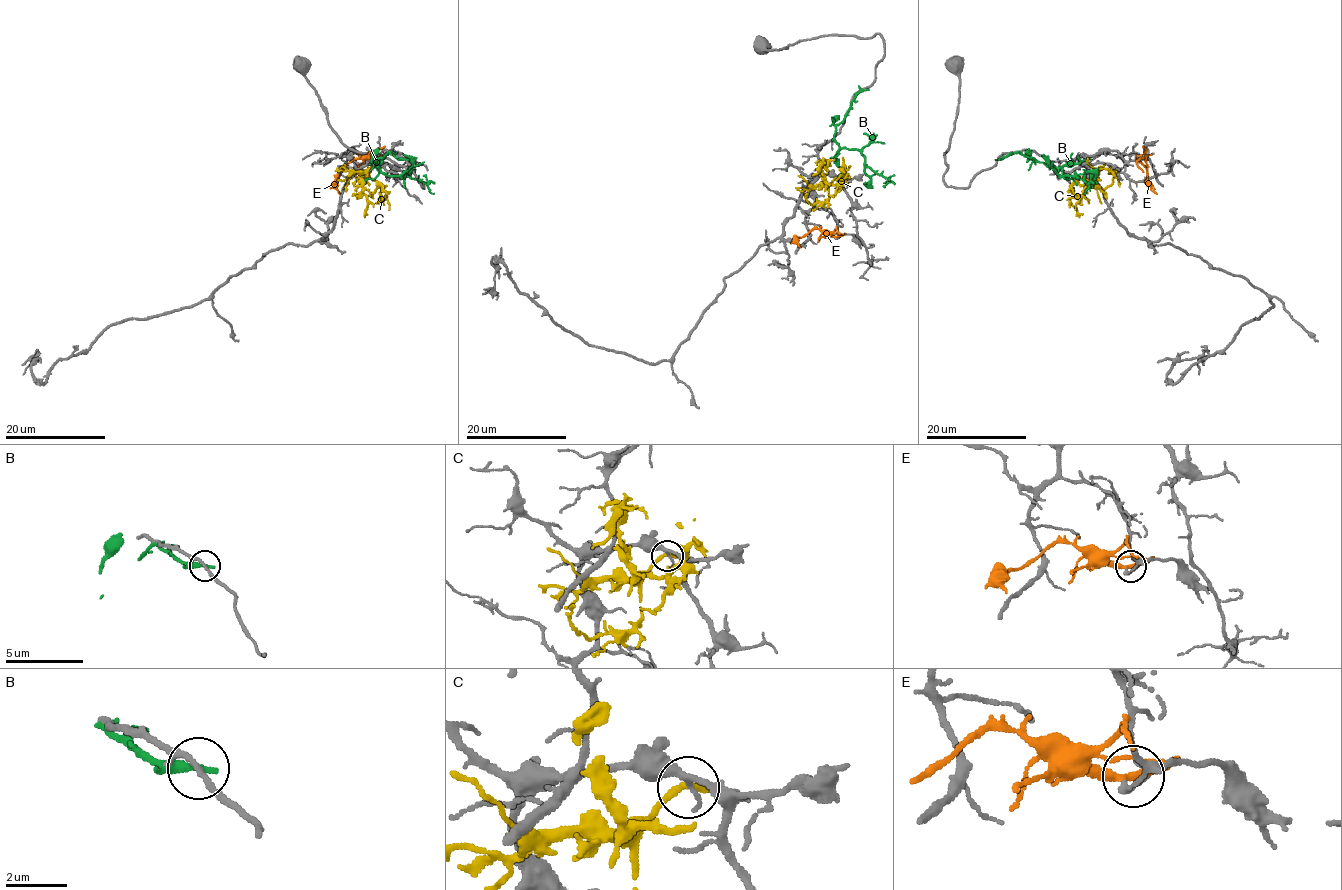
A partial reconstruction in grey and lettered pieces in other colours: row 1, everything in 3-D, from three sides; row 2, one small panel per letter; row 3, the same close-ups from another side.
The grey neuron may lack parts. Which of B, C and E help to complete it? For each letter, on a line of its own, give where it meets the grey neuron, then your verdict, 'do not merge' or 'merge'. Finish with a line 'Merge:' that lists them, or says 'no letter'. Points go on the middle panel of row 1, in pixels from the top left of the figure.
B: (865, 89) | do not merge
C: (837, 178) | do not merge
E: (838, 236) | do not merge
Merge: no letter

